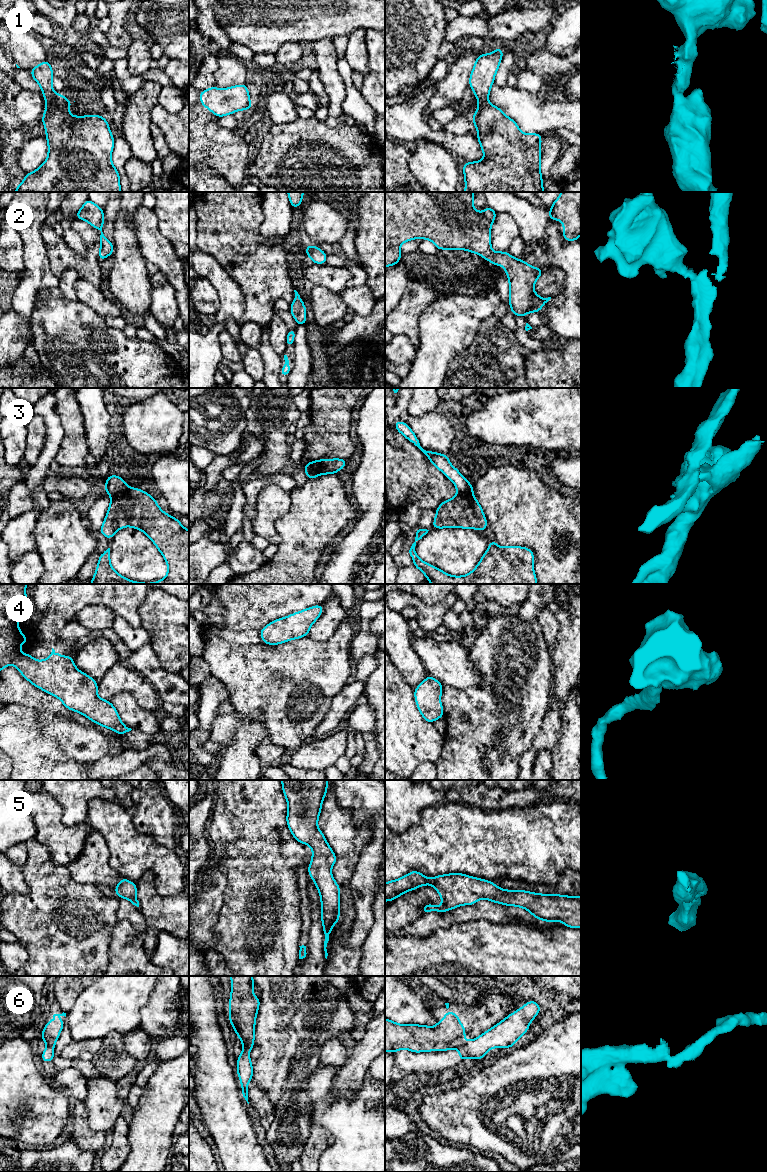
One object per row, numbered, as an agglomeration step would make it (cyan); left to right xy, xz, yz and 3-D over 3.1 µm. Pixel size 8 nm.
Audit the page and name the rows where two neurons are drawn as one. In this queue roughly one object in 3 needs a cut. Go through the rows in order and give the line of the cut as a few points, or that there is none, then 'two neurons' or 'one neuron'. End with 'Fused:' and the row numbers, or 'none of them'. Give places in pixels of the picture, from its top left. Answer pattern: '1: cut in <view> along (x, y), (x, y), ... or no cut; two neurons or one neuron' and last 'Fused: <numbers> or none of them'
1: no cut; one neuron
2: no cut; one neuron
3: cut in xy along (128, 487), (111, 497); two neurons
4: no cut; one neuron
5: no cut; one neuron
6: cut in yz along (466, 1043), (458, 1048); two neurons
Fused: 3, 6

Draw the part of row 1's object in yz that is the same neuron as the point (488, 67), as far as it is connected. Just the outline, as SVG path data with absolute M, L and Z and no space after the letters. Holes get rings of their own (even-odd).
M498 46L492 53L478 55L470 74L469 86L479 101L472 122L478 131L476 137L484 152L484 159L466 162L462 166L464 192L544 192L540 172L542 135L522 133L512 118L507 117L497 106L488 103L490 88L494 84L503 52Z

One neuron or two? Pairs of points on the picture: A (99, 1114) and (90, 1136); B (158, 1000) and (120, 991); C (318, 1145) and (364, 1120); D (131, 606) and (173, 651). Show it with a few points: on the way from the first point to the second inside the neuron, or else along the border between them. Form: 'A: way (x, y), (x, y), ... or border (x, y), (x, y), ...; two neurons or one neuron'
A: border (86, 1117), (89, 1126), (93, 1130), (105, 1132); two neurons
B: border (156, 986), (140, 1010), (140, 1020); two neurons
C: border (328, 1131), (333, 1141), (320, 1157); two neurons
D: border (146, 594), (141, 603), (140, 626); two neurons

